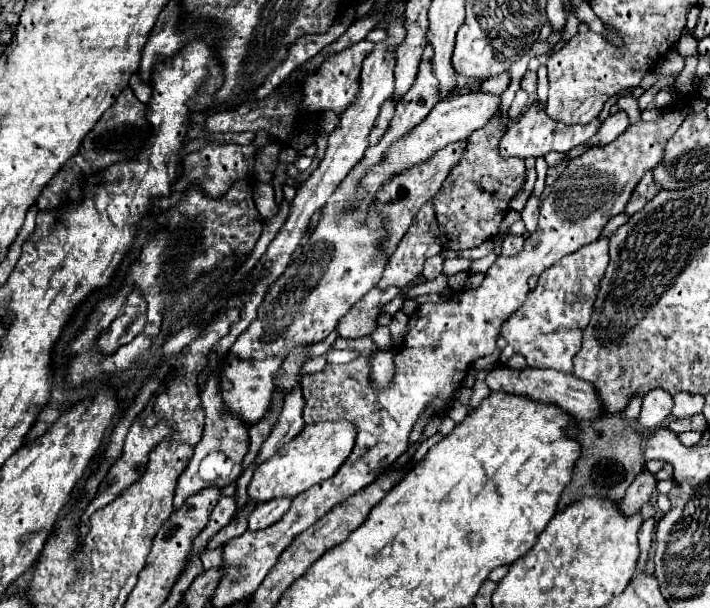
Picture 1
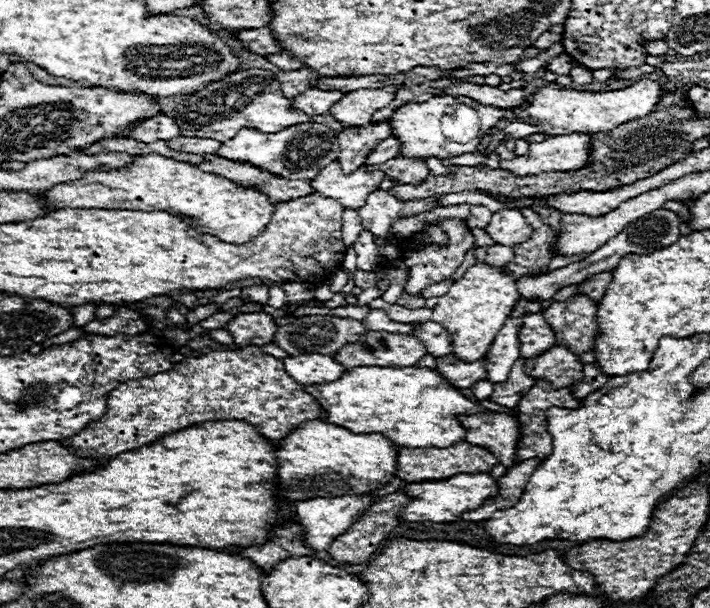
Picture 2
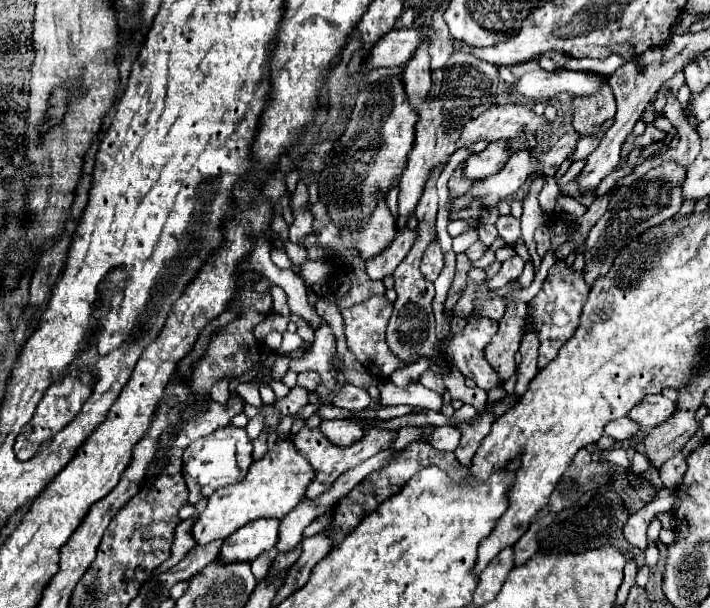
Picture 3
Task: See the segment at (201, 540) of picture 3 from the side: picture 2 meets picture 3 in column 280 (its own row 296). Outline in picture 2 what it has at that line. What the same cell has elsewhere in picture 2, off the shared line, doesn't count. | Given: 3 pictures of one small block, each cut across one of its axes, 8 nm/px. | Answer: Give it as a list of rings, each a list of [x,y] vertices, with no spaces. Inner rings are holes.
[[[480,262],[468,268],[468,272],[450,286],[450,290],[442,296],[440,304],[434,310],[428,308],[408,310],[398,304],[388,304],[388,316],[396,322],[422,322],[422,320],[440,322],[452,334],[454,356],[460,358],[462,362],[476,362],[488,352],[490,344],[494,342],[494,336],[506,324],[506,318],[518,300],[518,290],[514,282],[516,282],[514,276],[506,276],[500,272],[500,268],[492,268]]]

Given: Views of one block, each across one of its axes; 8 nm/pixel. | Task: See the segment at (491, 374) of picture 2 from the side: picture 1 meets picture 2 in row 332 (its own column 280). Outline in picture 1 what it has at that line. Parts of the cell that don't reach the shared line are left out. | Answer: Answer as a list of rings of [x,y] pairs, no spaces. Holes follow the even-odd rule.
[[[280,498],[280,502],[260,502],[260,506],[256,506],[248,518],[250,530],[262,530],[276,524],[286,514],[290,504],[292,502],[288,502],[288,498]]]

